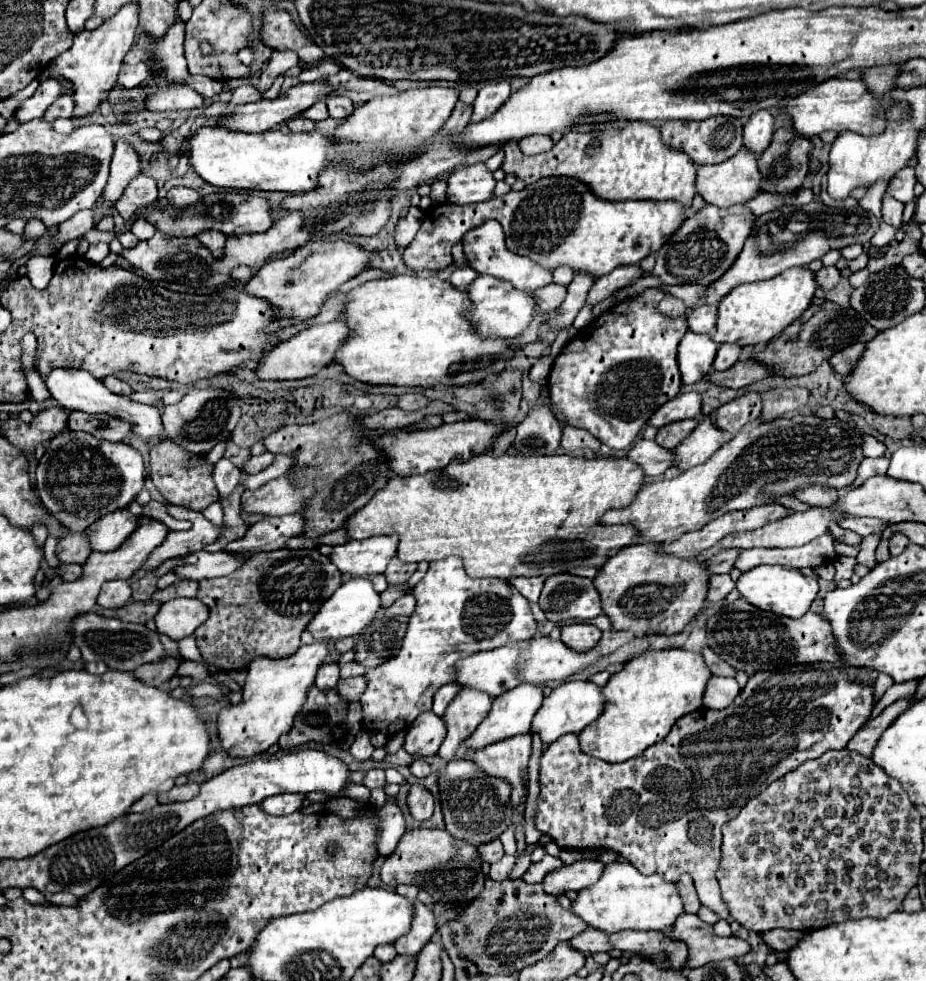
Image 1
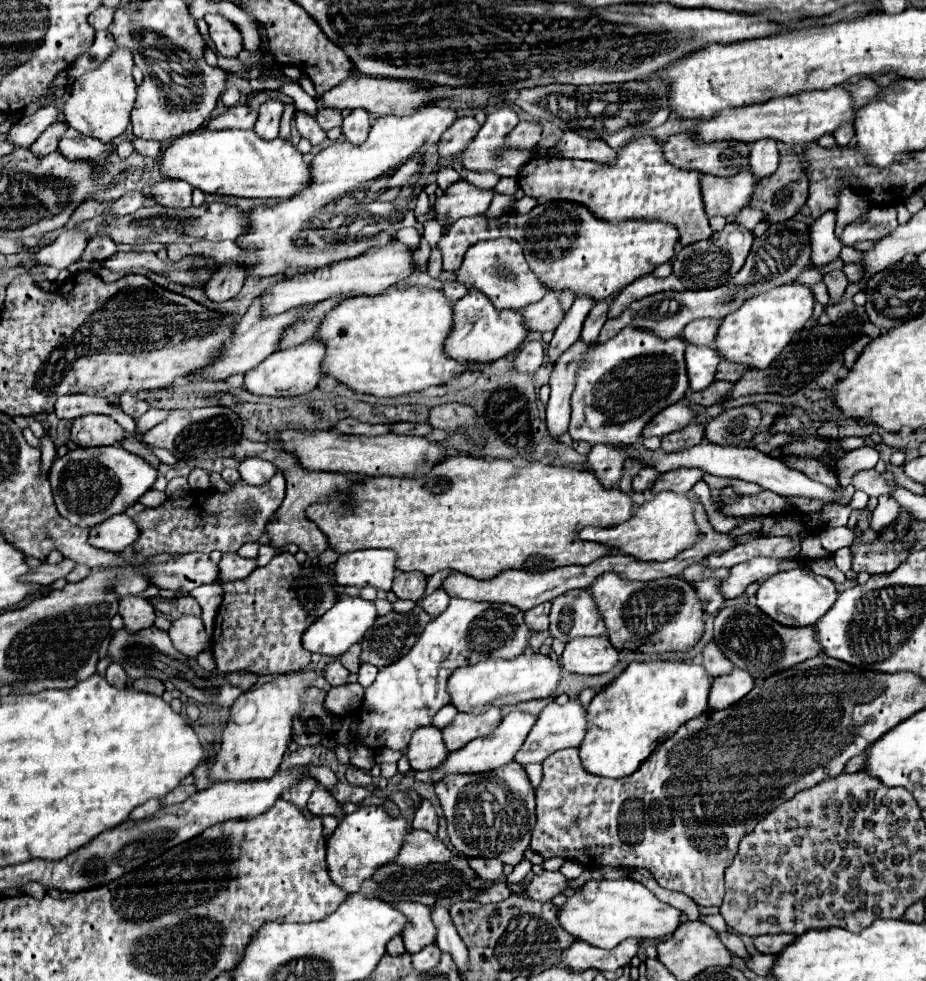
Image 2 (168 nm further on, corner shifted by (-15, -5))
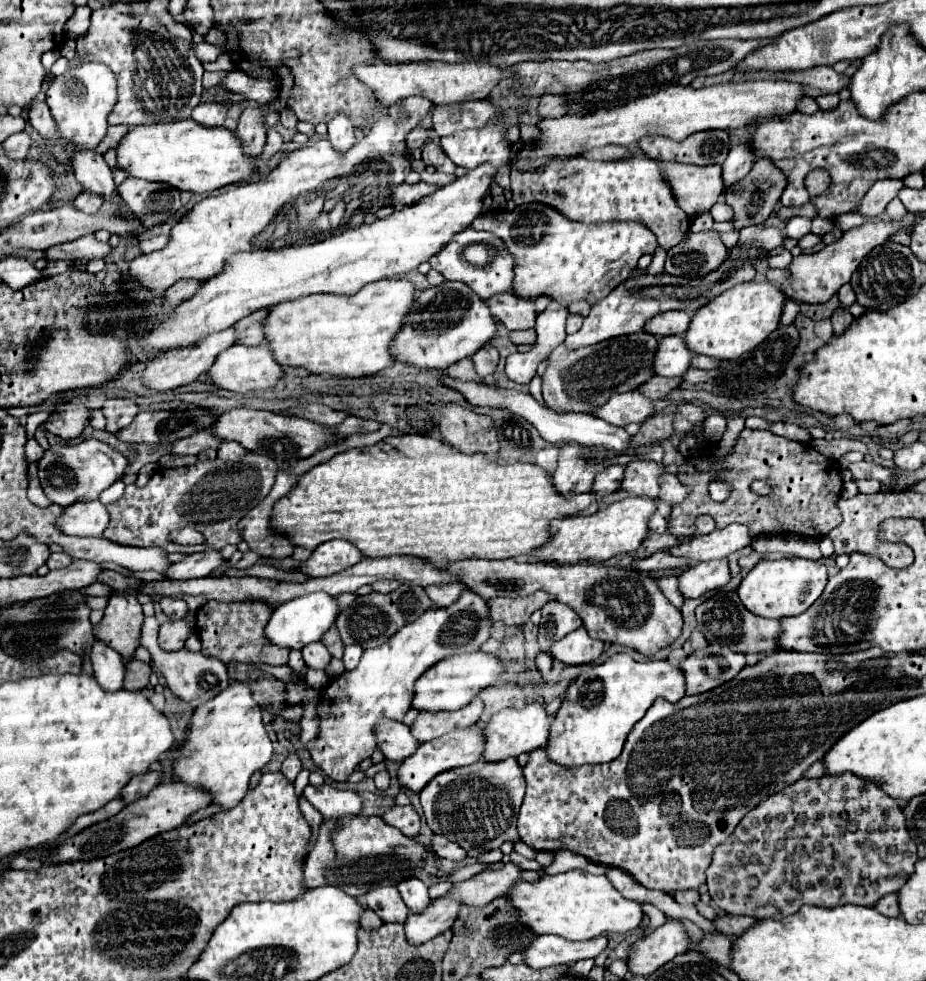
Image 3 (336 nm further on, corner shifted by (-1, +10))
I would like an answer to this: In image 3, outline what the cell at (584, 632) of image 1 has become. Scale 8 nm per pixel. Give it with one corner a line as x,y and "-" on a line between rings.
578,627
576,631
558,639
550,647
550,655
566,665
594,663
602,655
602,651
604,651
604,643
592,639
584,627

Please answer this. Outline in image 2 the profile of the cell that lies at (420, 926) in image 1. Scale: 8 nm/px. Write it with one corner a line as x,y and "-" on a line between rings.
398,902
394,908
404,912
408,916
408,924
404,926
402,940
408,952
416,954
426,944
432,944
436,940
436,928
432,926
430,908
418,902

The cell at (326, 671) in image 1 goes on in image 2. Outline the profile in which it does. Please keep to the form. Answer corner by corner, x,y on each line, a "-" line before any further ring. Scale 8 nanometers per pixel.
338,658
332,660
332,662
328,662
326,668
324,668
324,678
326,678
326,682
330,686
342,686
342,684
346,684
348,676
350,676
350,672
342,666
342,662

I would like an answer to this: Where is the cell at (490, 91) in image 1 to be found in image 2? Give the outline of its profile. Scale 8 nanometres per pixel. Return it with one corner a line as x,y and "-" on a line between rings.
500,106
494,108
488,118
486,124
480,128
480,132
476,134
476,140
472,140
472,144
466,148
466,152
462,152
462,164
468,170
474,172
494,172
500,178
516,178
520,168
524,166
524,162
528,162
532,158
530,150
518,150
518,148
510,148
506,144
506,136
516,128
518,124
518,114
510,108
510,106

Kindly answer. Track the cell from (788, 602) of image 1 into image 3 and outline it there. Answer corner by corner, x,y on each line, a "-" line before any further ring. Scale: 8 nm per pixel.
774,559
774,561
760,561
748,575
742,579
738,587
740,601
750,609
754,615
760,617
792,617
806,611
824,591
826,587
826,567
820,561
810,559

